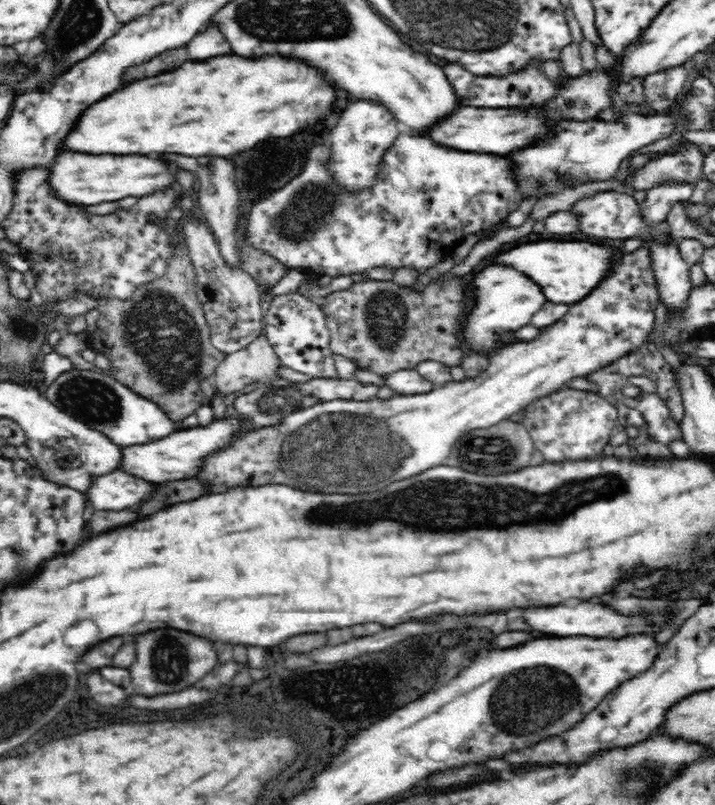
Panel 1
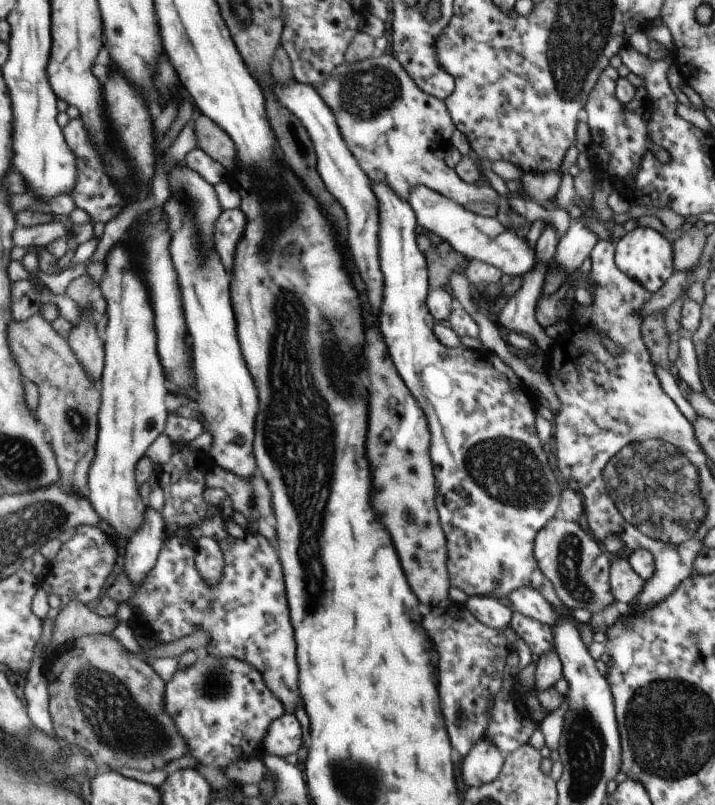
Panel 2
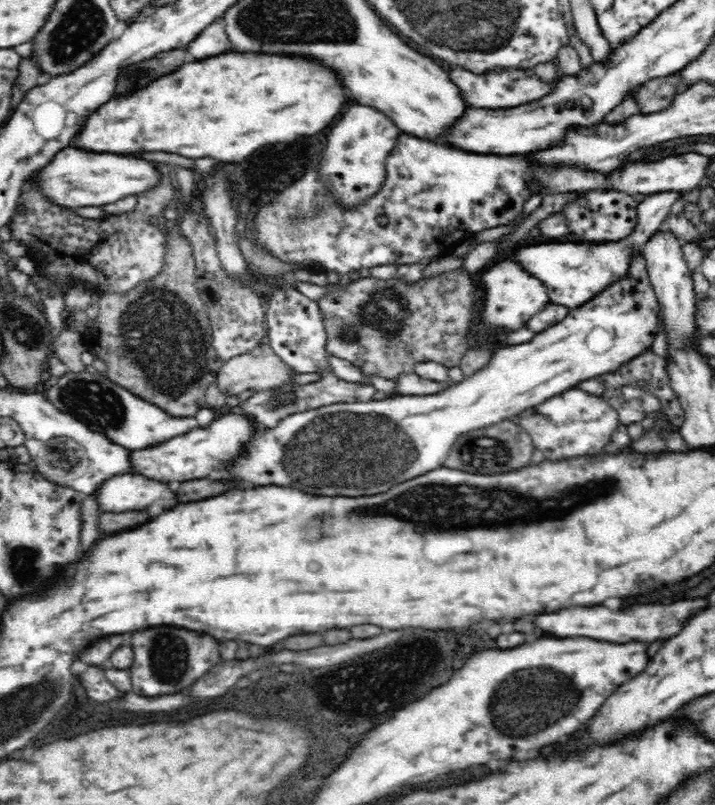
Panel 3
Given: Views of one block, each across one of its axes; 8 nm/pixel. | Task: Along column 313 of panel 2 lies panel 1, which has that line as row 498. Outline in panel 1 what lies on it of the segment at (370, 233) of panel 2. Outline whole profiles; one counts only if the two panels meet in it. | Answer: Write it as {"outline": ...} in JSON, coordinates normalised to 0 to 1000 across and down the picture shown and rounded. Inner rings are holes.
{"outline":[[[168,584],[131,591],[120,606],[120,619],[129,631],[137,634],[173,634],[193,626],[204,614],[213,611],[213,601],[179,591]]]}

